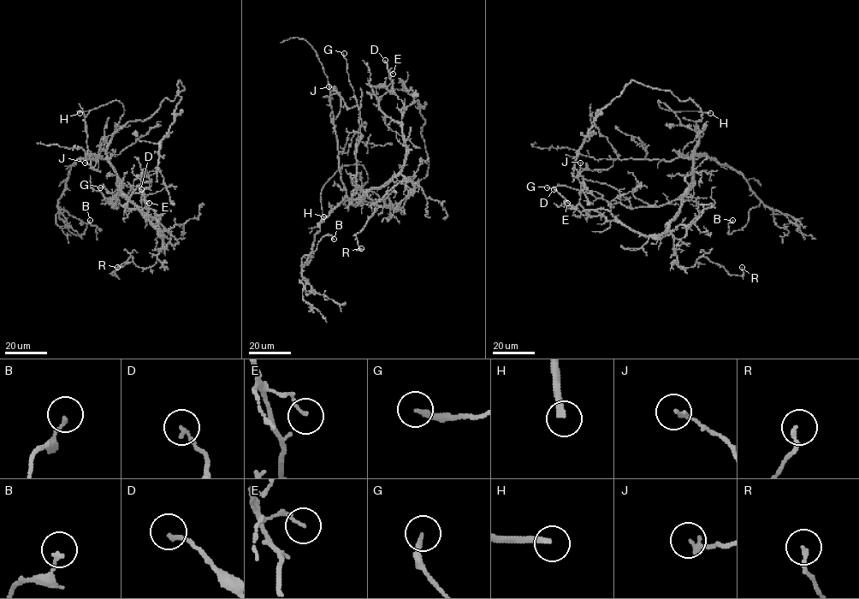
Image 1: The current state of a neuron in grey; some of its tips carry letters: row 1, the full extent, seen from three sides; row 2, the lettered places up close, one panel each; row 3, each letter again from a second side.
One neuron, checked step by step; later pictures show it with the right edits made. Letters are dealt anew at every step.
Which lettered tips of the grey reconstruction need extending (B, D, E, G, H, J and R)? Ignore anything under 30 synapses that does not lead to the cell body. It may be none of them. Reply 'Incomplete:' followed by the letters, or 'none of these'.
Incomplete: H

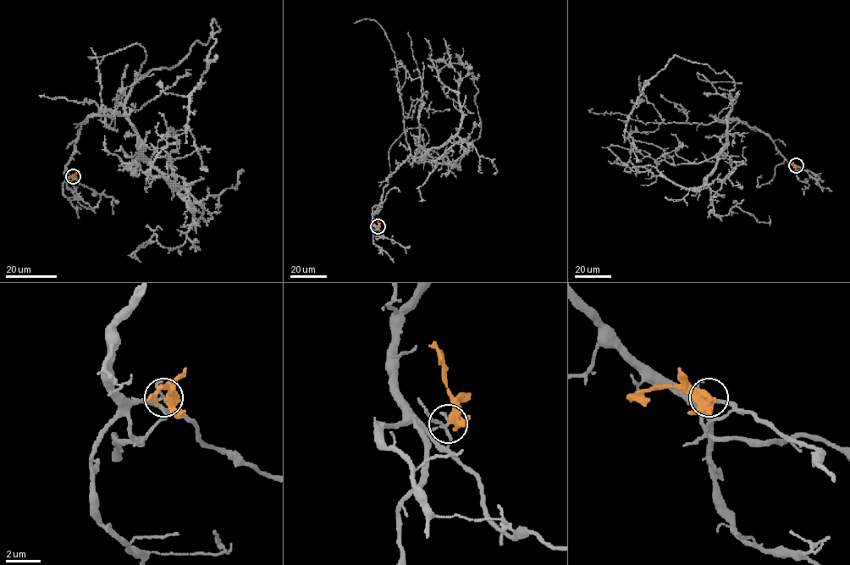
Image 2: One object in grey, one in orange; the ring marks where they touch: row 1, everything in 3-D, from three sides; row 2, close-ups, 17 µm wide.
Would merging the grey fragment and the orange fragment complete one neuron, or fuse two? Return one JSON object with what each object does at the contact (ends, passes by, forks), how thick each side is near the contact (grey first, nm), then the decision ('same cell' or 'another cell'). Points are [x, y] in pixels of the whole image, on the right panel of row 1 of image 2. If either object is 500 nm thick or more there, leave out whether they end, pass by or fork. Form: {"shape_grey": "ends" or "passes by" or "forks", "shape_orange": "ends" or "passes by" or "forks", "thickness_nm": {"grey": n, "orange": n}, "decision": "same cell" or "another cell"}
{"shape_grey": "passes by", "shape_orange": "forks", "thickness_nm": {"grey": 100, "orange": 360}, "decision": "another cell"}

